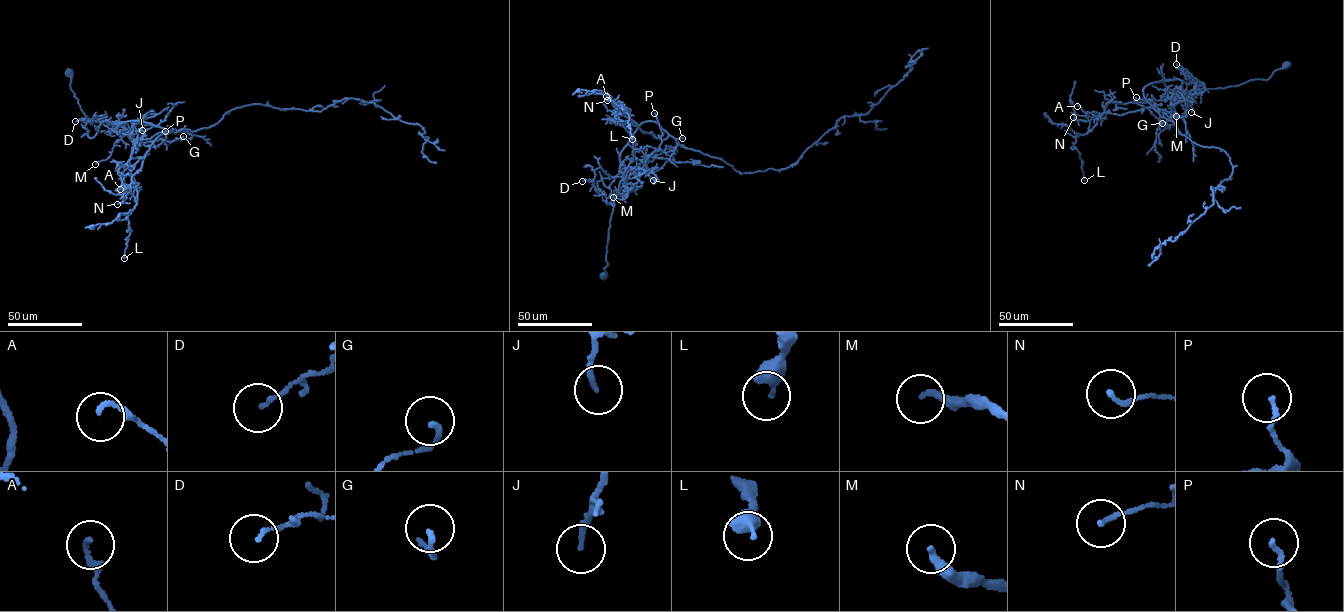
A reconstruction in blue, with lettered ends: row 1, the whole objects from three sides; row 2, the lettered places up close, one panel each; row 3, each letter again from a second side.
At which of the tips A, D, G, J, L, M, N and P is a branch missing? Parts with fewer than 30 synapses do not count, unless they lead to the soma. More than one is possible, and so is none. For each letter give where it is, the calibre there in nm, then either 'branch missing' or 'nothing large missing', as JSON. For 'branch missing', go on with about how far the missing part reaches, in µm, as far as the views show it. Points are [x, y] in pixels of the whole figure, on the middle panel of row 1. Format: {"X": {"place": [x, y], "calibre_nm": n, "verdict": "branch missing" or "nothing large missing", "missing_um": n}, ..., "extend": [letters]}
{"A": {"place": [606, 96], "calibre_nm": 140, "verdict": "nothing large missing"}, "D": {"place": [582, 181], "calibre_nm": 110, "verdict": "nothing large missing"}, "G": {"place": [682, 138], "calibre_nm": 140, "verdict": "nothing large missing"}, "J": {"place": [653, 180], "calibre_nm": 160, "verdict": "nothing large missing"}, "L": {"place": [632, 139], "calibre_nm": 320, "verdict": "nothing large missing"}, "M": {"place": [613, 197], "calibre_nm": 240, "verdict": "nothing large missing"}, "N": {"place": [607, 100], "calibre_nm": 130, "verdict": "nothing large missing"}, "P": {"place": [654, 113], "calibre_nm": 120, "verdict": "nothing large missing"}, "extend": []}

